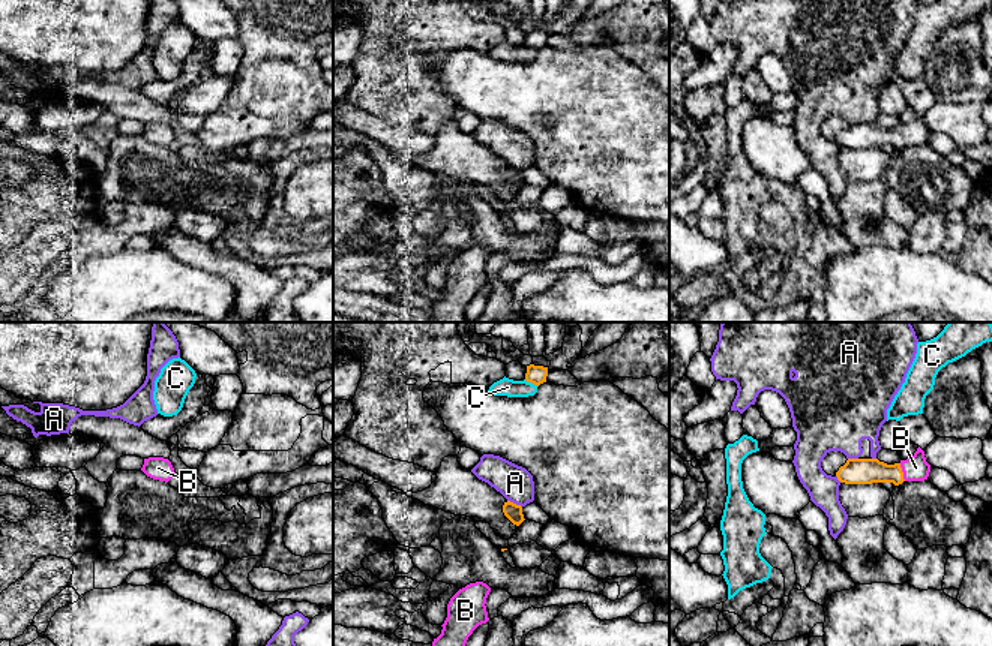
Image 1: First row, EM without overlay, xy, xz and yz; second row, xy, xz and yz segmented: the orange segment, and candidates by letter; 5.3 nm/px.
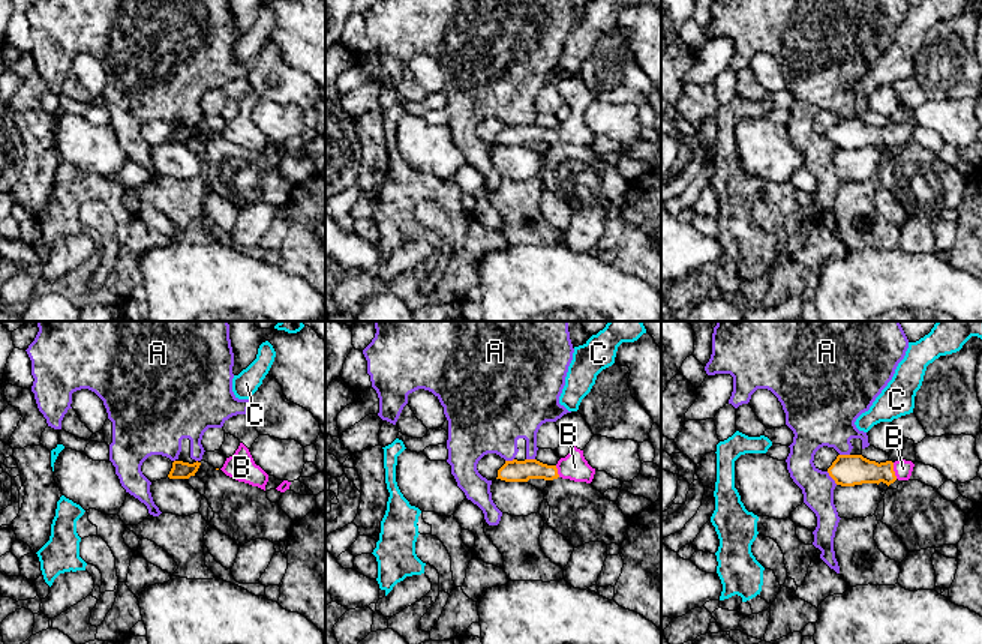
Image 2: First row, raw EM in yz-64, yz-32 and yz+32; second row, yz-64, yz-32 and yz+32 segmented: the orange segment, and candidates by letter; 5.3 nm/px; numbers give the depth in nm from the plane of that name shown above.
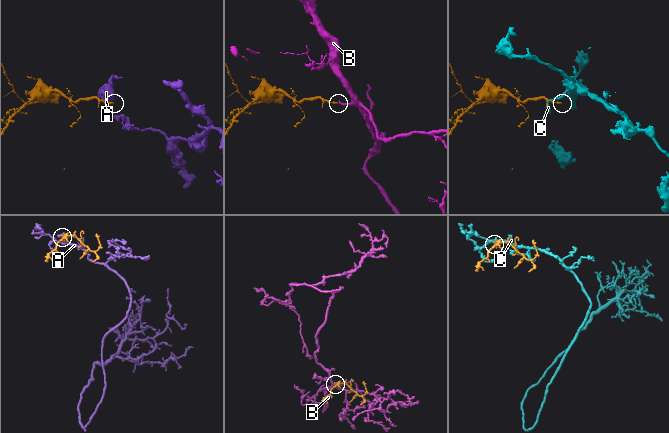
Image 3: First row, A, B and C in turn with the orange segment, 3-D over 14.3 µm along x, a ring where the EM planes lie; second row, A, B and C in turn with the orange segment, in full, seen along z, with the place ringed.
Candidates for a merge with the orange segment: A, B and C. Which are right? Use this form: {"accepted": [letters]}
{"accepted": ["B"]}

